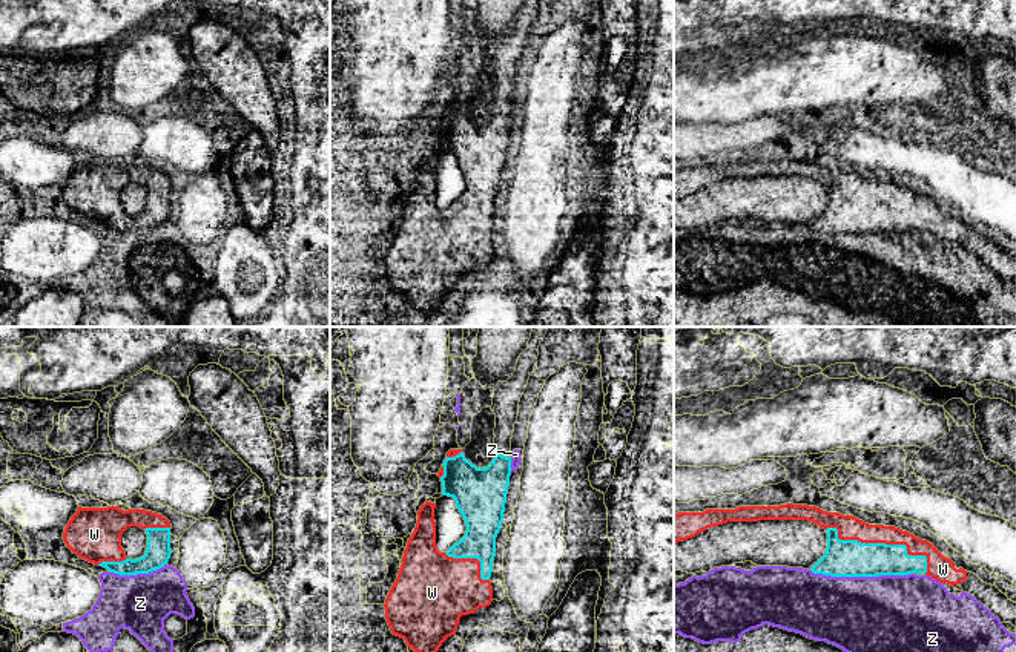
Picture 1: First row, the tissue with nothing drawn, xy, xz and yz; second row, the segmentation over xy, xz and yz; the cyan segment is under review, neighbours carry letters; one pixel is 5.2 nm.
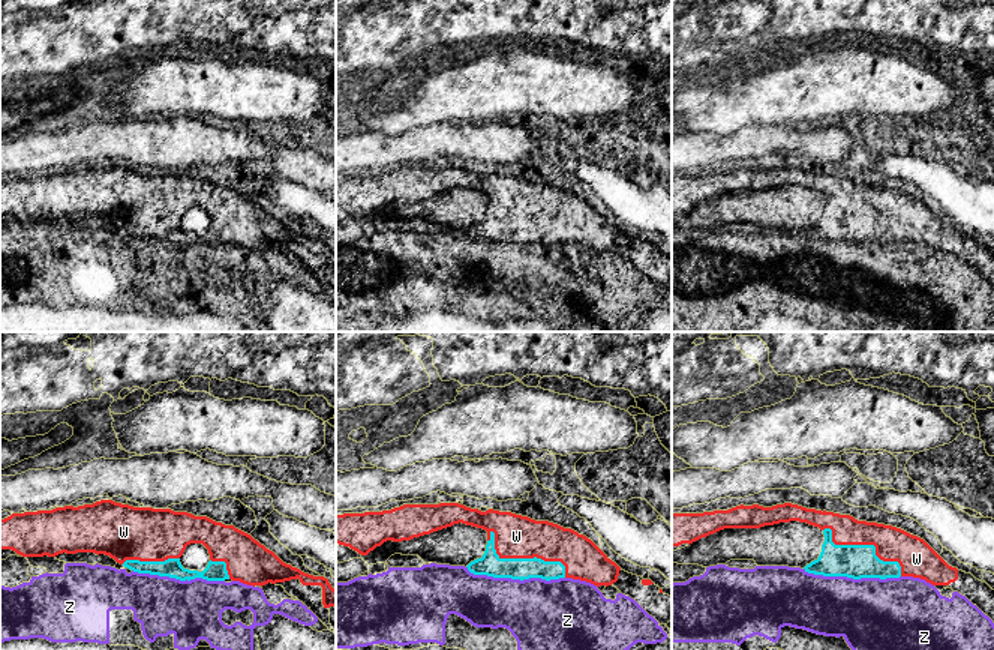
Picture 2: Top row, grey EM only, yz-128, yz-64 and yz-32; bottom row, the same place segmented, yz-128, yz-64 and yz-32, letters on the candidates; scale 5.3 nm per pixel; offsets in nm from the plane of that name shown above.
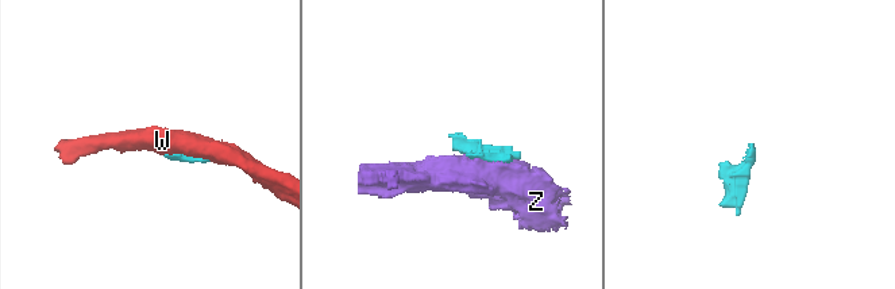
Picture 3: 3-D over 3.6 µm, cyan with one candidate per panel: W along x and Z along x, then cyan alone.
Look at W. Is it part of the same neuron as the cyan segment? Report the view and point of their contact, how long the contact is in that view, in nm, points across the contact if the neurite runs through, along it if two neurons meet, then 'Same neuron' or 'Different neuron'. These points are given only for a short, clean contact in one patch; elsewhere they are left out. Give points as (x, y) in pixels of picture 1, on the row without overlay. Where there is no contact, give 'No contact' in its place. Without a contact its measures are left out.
Touches cyan at yz (883, 200). Shared border 600 nm. Same neuron

